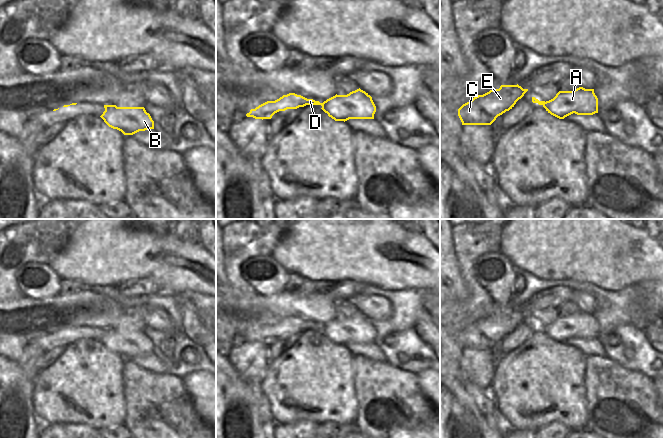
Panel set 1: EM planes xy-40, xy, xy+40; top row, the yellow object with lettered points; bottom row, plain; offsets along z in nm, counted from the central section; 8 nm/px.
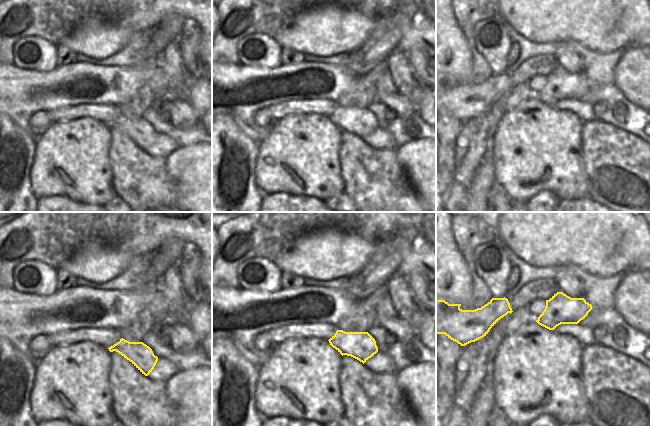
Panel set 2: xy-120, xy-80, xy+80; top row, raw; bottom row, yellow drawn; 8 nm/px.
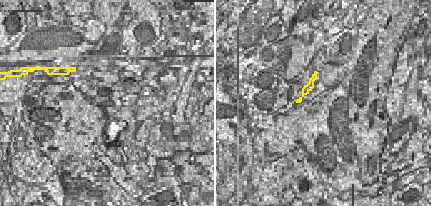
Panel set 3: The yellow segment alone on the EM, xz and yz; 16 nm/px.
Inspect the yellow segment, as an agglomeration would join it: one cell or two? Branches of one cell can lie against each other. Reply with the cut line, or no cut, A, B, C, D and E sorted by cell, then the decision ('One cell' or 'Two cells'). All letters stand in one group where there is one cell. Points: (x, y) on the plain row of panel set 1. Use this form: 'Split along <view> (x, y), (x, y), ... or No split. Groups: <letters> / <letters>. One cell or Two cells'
Split along xy+40 (545, 326), (543, 329). Groups: A B / C D E. Two cells

